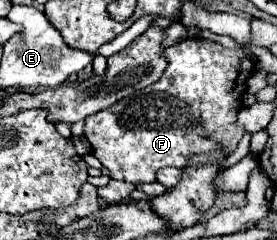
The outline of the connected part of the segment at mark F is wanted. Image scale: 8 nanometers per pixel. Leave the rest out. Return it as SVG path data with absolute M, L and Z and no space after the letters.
M188 37L172 47L166 47L164 53L168 57L168 67L156 83L84 119L84 137L92 145L92 153L110 171L112 179L134 185L154 183L156 171L162 167L170 165L186 169L196 155L214 155L216 151L224 151L222 155L234 153L246 133L246 129L238 125L238 111L244 107L242 95L246 91L246 79L254 71L254 63L244 53L242 43L238 43L234 49L228 49L204 37Z

